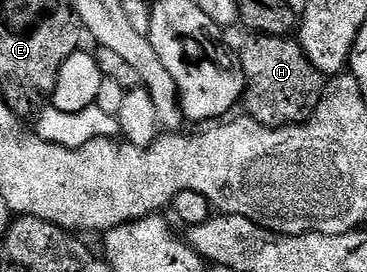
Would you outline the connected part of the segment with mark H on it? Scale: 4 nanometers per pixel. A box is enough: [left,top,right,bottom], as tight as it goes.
[242,33,327,129]

